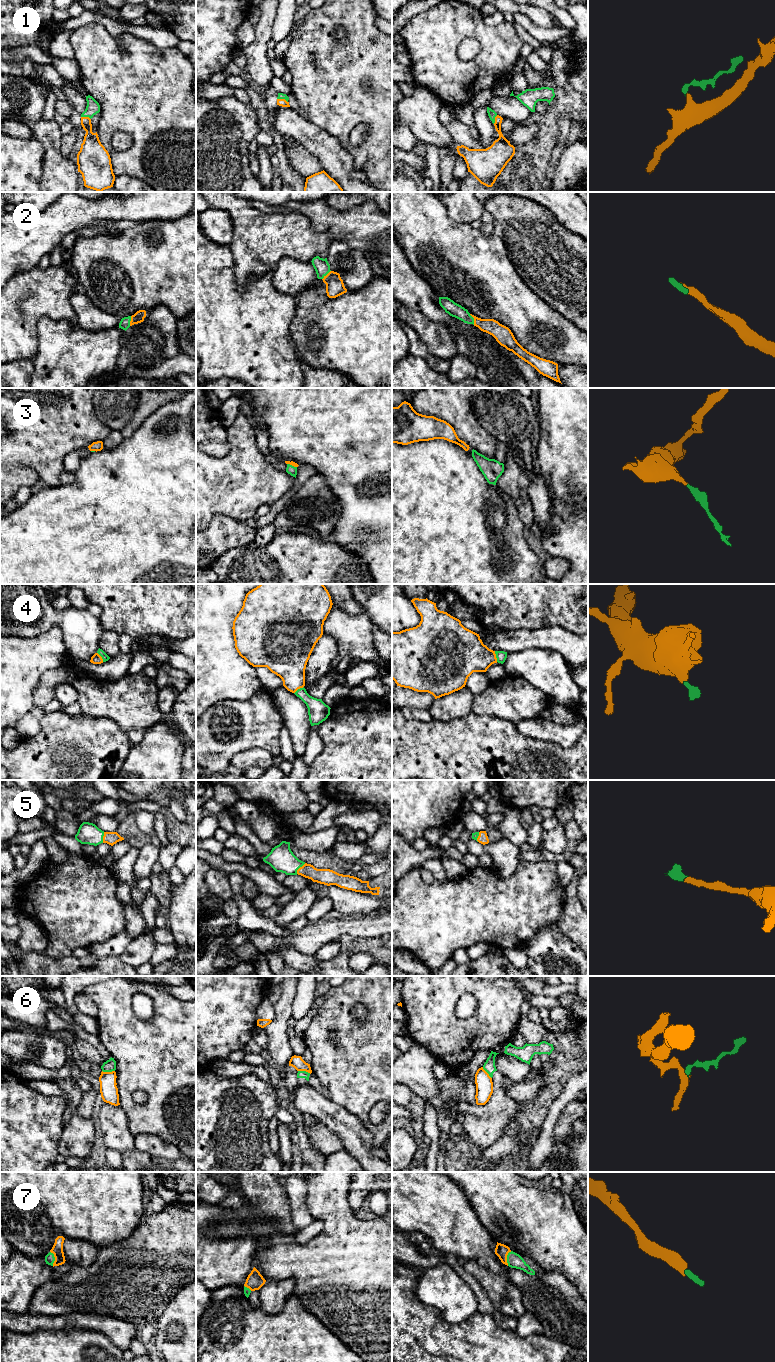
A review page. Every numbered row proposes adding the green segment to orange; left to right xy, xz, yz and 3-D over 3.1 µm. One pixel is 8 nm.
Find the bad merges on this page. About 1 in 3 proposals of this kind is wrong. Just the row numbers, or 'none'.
6

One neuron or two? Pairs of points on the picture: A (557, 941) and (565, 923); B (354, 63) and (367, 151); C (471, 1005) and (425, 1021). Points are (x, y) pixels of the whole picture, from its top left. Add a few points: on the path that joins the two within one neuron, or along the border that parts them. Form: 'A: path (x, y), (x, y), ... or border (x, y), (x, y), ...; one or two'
A: border (555, 925), (577, 945); two
B: path (373, 85), (373, 129); one
C: border (468, 992), (455, 1007), (460, 1019); two

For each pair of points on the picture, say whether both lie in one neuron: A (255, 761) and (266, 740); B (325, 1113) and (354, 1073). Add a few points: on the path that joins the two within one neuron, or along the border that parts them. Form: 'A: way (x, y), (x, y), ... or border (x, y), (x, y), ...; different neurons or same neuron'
A: border (239, 752), (254, 747), (261, 747), (273, 755); different neurons
B: border (329, 1098), (353, 1114); different neurons

